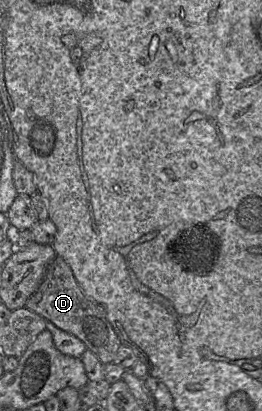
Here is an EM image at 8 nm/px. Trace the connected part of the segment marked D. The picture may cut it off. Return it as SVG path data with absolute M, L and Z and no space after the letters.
M56 256L48 265L37 291L25 307L53 323L59 329L80 339L103 364L113 363L121 342L107 319L106 309L84 294L71 267L62 257Z

